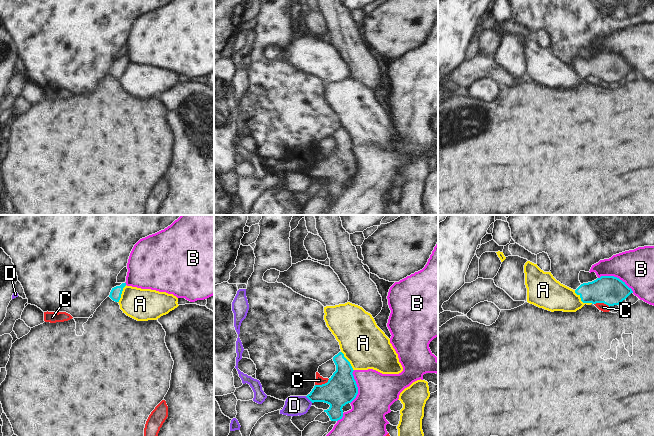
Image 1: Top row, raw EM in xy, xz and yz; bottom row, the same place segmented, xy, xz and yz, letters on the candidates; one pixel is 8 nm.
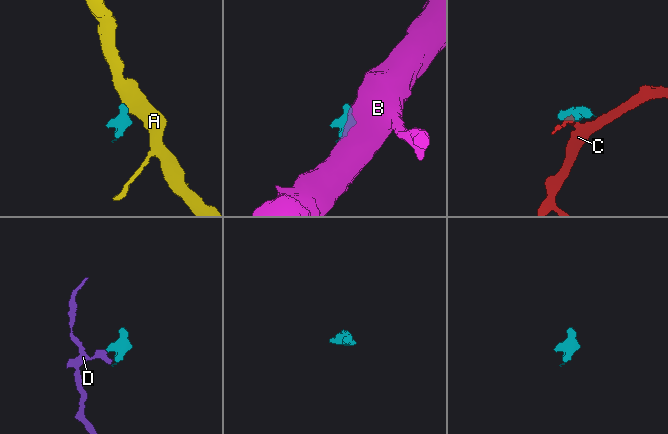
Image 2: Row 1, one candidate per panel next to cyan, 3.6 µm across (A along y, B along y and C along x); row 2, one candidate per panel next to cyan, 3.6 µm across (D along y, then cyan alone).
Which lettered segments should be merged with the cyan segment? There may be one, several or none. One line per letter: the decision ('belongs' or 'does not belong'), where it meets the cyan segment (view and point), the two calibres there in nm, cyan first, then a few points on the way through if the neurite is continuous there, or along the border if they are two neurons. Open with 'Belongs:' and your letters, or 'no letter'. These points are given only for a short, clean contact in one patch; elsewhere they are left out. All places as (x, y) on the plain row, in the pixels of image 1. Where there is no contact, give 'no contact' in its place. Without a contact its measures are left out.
Belongs: no letter
A: does not belong; contact yz (582, 77); calibres 240 and 240 nm; border yz (574, 66), (583, 78), (592, 79)
B: does not belong; contact yz (616, 53); calibres 240 and 280 nm
C: does not belong; contact yz (602, 78); calibres 240 and 70 nm; border yz (594, 79), (605, 79), (609, 83)
D: does not belong; contact xz (309, 175); calibres 240 and 160 nm; border xz (305, 172), (312, 178)

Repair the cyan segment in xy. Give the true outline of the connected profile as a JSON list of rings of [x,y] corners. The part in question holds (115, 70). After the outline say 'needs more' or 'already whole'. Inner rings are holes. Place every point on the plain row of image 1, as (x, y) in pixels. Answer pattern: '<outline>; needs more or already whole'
[[[122,59],[120,62],[116,62],[114,64],[112,64],[109,73],[115,77],[115,78],[119,78],[120,74],[121,74],[121,70],[123,67],[123,64],[126,62],[126,59]]]; already whole

